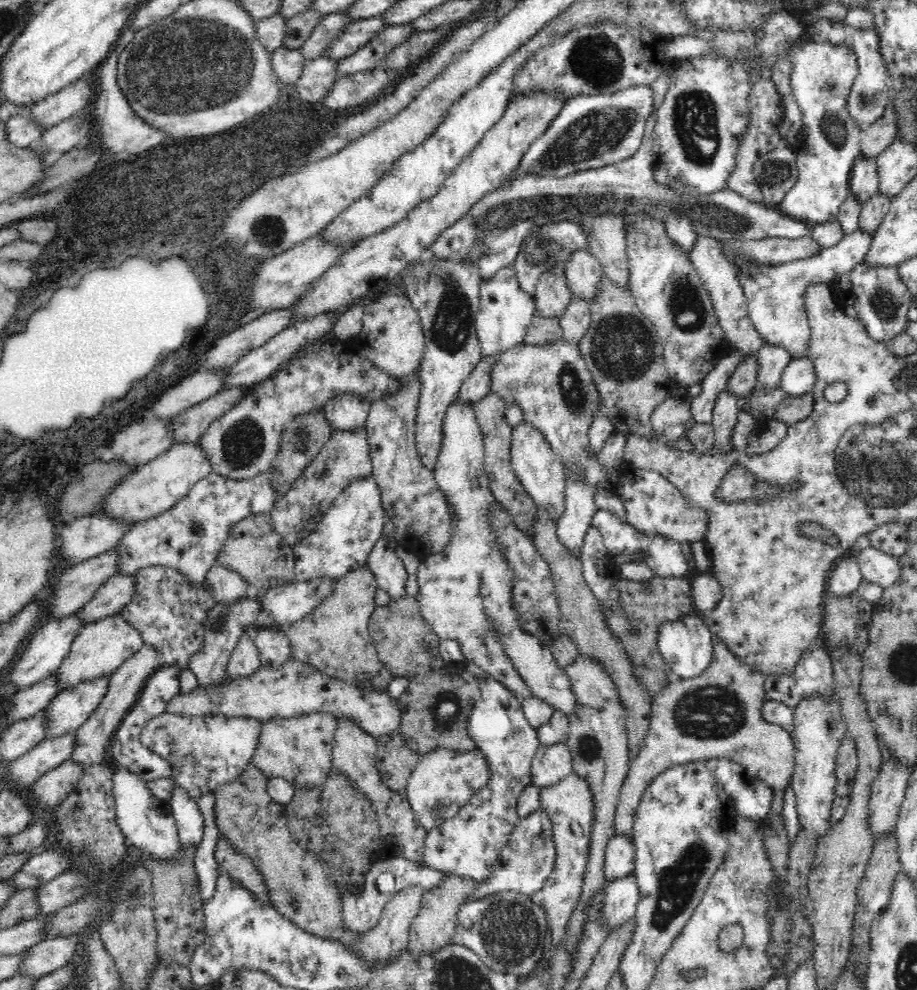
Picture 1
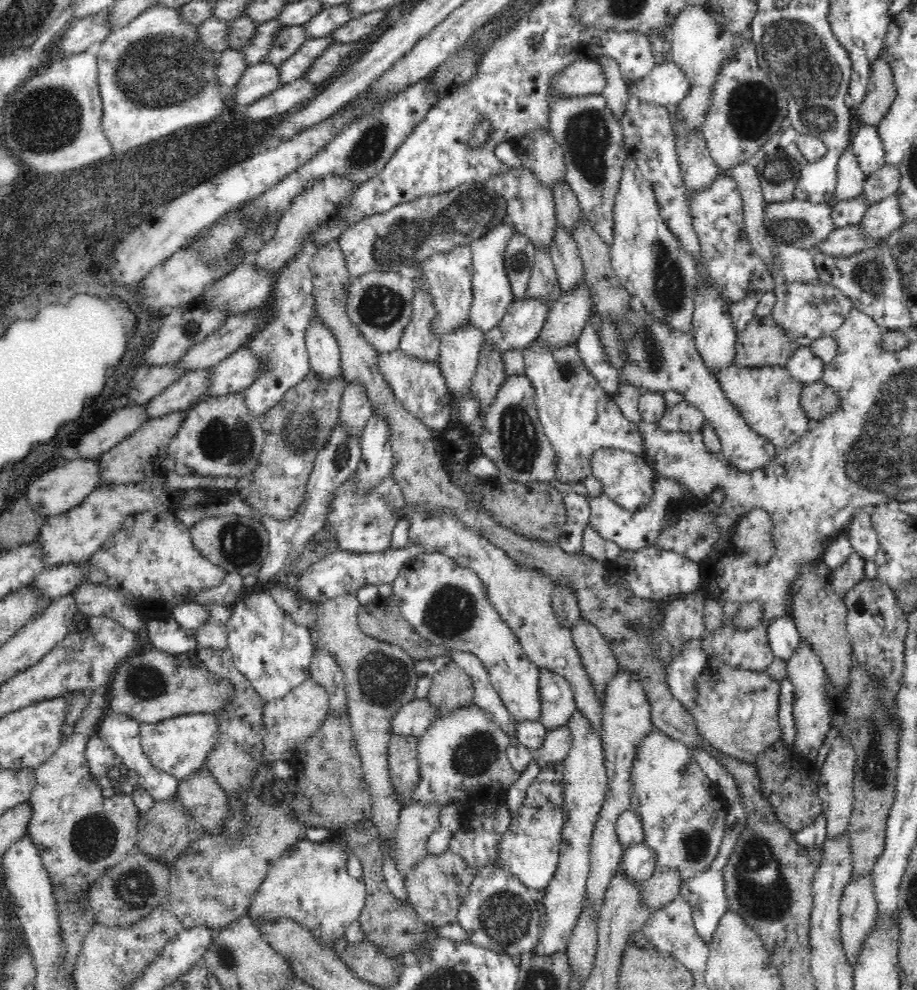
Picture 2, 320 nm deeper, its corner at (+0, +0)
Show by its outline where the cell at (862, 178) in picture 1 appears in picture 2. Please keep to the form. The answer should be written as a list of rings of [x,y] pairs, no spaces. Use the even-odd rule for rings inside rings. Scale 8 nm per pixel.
[[[860,124],[855,136],[851,138],[850,145],[861,171],[867,177],[886,164],[884,143],[876,125]]]

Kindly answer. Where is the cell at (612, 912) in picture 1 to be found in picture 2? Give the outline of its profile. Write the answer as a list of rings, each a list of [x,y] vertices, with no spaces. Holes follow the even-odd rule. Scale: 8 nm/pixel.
[[[641,842],[624,850],[619,870],[624,871],[629,880],[634,880],[641,886],[648,878],[652,878],[651,874],[656,867],[656,853]]]

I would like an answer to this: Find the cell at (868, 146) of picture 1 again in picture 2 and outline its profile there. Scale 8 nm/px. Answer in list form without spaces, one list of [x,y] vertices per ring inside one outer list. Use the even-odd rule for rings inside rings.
[[[886,46],[880,58],[872,64],[872,74],[869,76],[864,100],[854,107],[854,112],[862,123],[877,126],[896,98],[896,83],[885,51]]]

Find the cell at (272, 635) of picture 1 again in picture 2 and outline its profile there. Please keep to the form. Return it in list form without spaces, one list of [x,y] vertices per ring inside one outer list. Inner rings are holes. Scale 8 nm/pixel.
[[[252,590],[242,594],[240,600],[233,604],[233,613],[225,624],[231,659],[236,668],[250,681],[256,694],[270,703],[283,698],[291,690],[300,686],[308,678],[312,657],[315,653],[310,630],[306,626],[295,623],[293,618],[276,604],[267,590]]]

